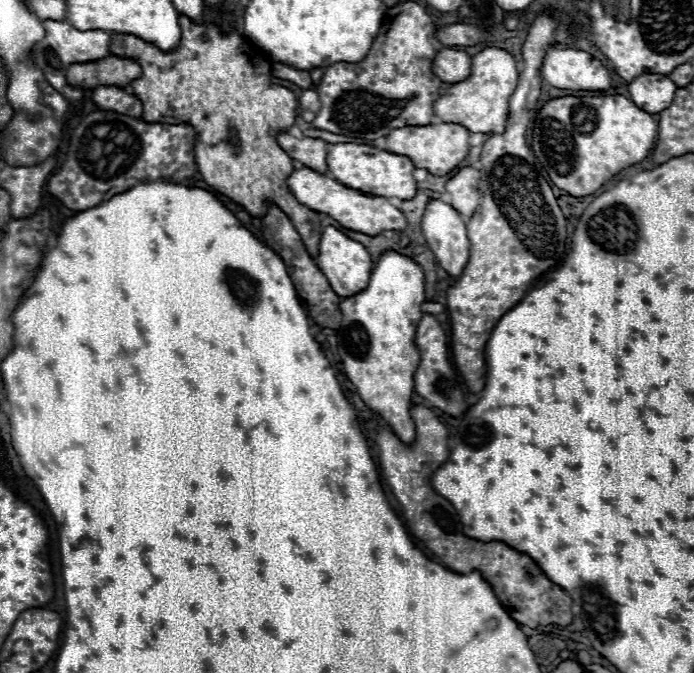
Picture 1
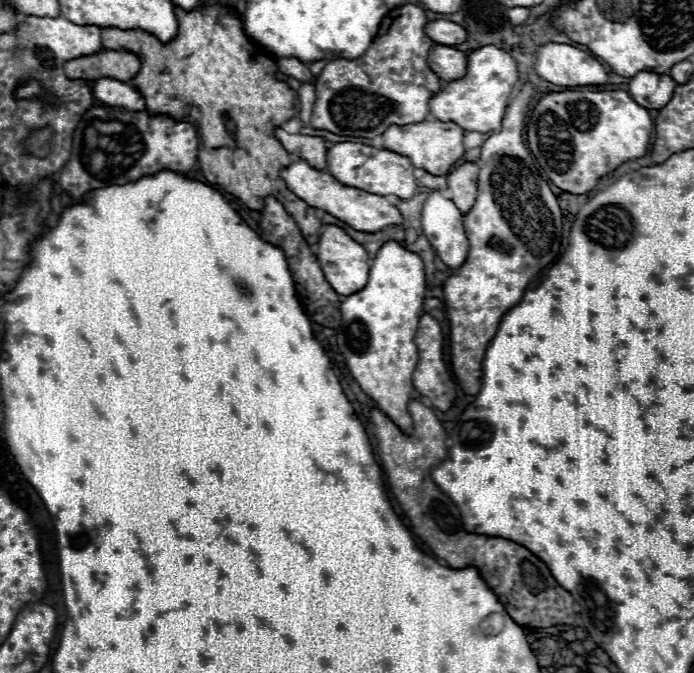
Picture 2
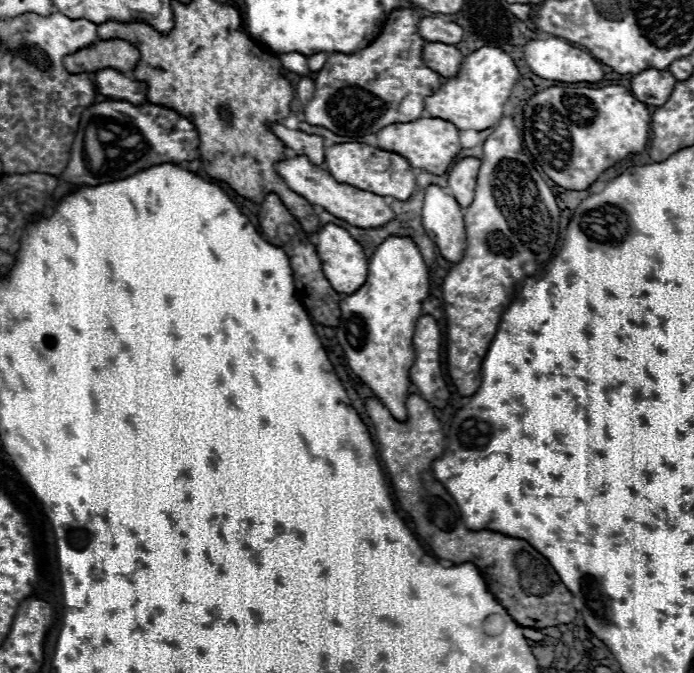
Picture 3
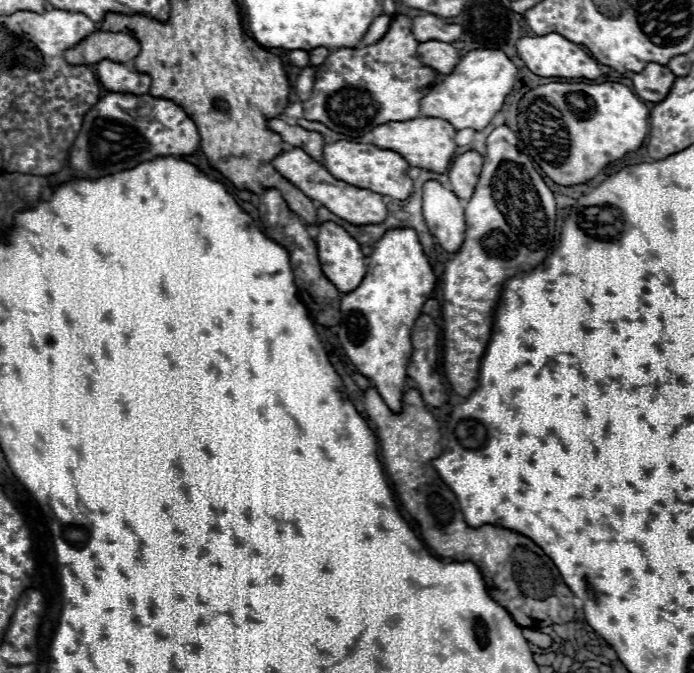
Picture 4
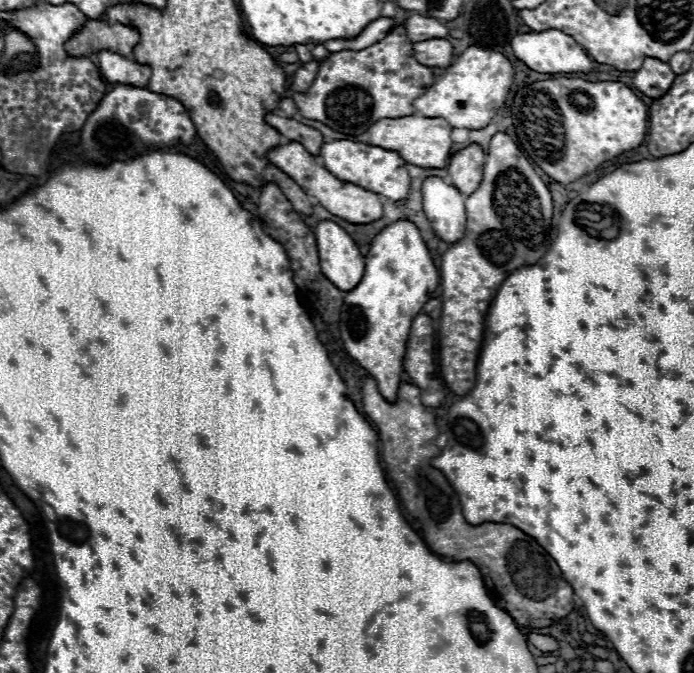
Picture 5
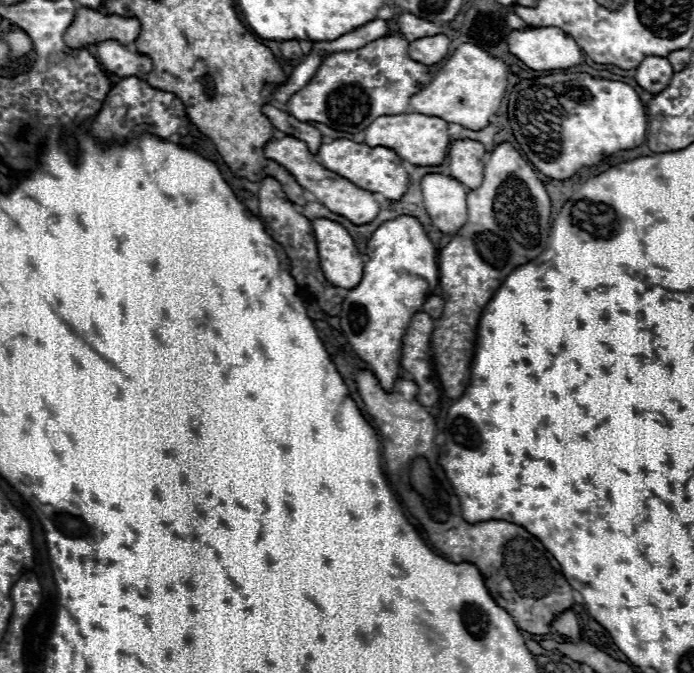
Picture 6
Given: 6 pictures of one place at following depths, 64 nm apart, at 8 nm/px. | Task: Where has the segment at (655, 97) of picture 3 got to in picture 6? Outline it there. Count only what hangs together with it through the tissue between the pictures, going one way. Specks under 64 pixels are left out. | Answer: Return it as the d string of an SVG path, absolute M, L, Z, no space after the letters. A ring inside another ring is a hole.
M646 56L642 60L642 64L636 68L636 82L644 90L648 90L652 94L658 94L668 86L672 74L674 74L674 70L672 70L668 58Z

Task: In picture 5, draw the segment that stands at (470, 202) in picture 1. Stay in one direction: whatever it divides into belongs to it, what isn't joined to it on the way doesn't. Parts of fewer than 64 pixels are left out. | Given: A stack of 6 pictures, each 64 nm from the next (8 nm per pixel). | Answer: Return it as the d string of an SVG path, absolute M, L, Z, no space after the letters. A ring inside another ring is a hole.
M468 144L466 148L454 152L448 162L452 184L464 196L470 196L480 186L482 168L484 168L484 150L478 144Z

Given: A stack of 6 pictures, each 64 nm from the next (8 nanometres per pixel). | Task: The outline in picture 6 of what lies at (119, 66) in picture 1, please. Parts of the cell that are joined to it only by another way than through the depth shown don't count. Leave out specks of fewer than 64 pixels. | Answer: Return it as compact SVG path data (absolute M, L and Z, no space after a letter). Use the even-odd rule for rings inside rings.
M80 6L72 24L66 28L64 42L70 48L82 48L90 44L98 44L104 40L118 40L122 44L130 44L140 34L138 18L124 18L118 14L106 14L100 10L92 10Z

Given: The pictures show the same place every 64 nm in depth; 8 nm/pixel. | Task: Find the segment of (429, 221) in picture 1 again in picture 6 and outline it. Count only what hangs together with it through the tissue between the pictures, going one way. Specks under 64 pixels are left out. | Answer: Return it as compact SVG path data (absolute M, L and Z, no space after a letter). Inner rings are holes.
M426 174L420 180L426 212L432 224L444 232L454 234L466 222L466 188L452 176Z

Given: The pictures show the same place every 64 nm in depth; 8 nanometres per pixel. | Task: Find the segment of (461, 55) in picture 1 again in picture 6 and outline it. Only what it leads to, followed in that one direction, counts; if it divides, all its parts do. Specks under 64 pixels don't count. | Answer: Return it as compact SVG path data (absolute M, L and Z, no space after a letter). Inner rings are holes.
M436 34L436 36L424 36L424 38L410 42L408 54L416 62L430 66L430 64L444 60L448 56L448 48L450 48L450 40L444 34Z

